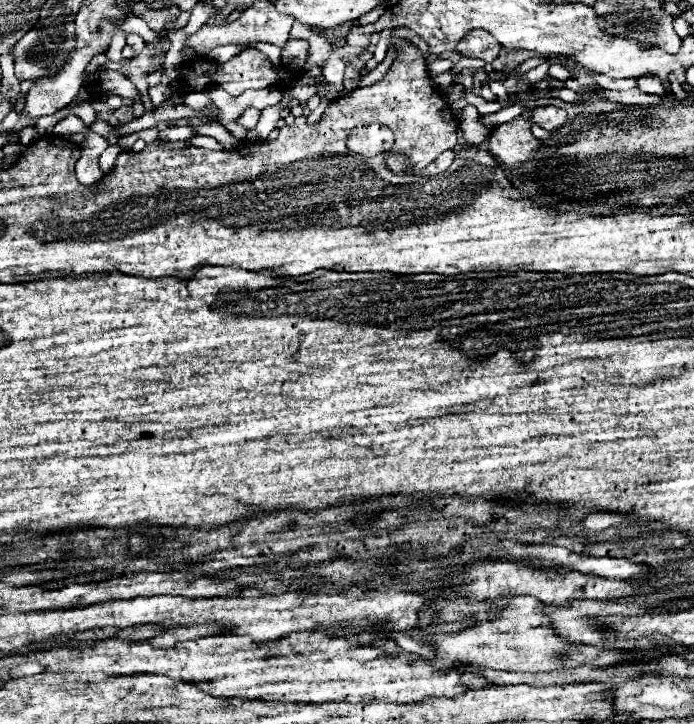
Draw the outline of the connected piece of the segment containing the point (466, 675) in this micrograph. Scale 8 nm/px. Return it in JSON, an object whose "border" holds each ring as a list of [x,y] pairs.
{"border":[[[464,671],[460,673],[460,681],[466,689],[488,689],[488,687],[496,687],[494,683],[490,683],[484,675],[480,673],[472,673],[472,671]]]}

